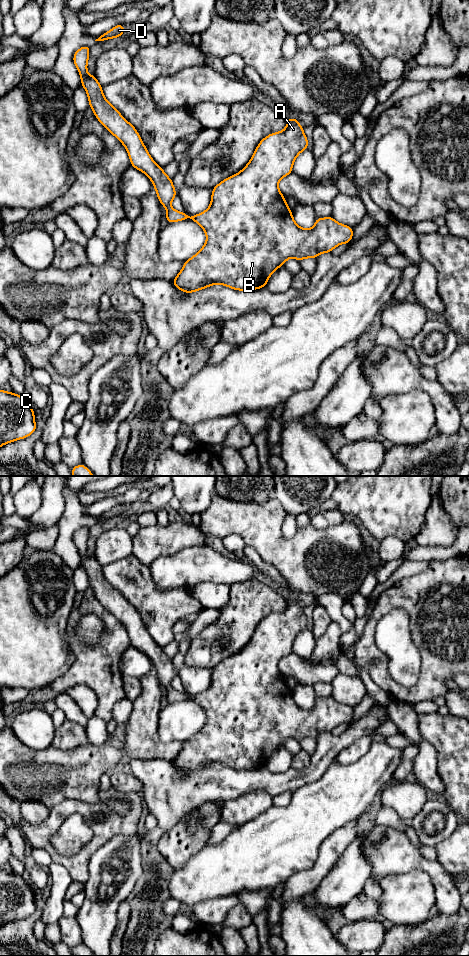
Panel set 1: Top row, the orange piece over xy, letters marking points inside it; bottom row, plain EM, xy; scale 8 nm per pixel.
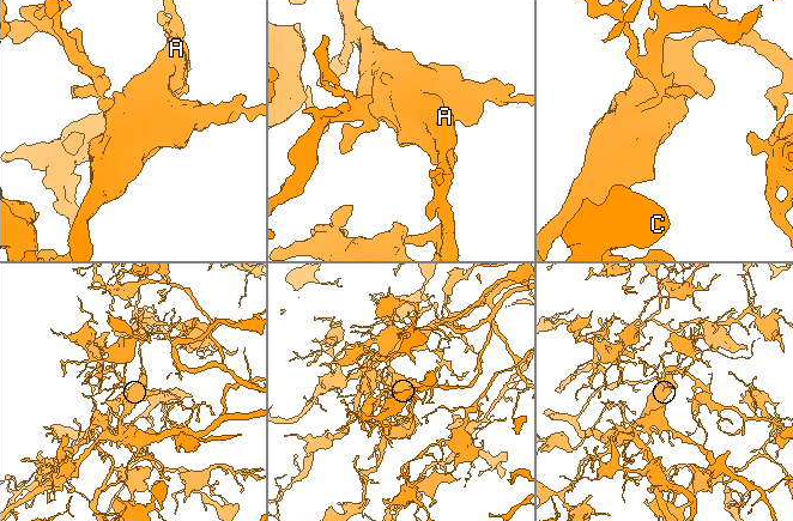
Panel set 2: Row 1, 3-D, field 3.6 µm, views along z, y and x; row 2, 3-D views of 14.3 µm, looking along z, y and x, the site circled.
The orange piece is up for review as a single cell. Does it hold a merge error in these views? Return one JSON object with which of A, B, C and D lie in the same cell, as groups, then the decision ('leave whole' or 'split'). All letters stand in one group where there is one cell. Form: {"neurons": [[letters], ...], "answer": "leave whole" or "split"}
{"neurons": [["A", "B", "C", "D"]], "answer": "leave whole"}

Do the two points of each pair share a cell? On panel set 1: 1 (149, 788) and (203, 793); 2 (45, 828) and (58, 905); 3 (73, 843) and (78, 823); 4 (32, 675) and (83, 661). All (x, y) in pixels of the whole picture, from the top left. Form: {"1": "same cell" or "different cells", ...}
{"1": "same cell", "2": "different cells", "3": "same cell", "4": "different cells"}

